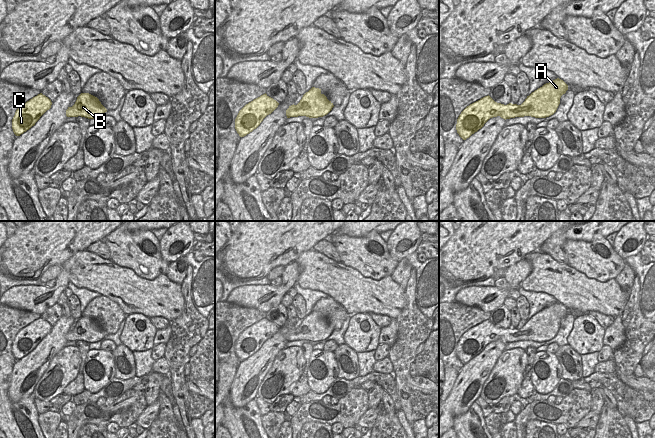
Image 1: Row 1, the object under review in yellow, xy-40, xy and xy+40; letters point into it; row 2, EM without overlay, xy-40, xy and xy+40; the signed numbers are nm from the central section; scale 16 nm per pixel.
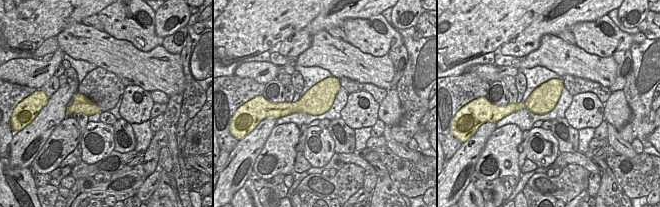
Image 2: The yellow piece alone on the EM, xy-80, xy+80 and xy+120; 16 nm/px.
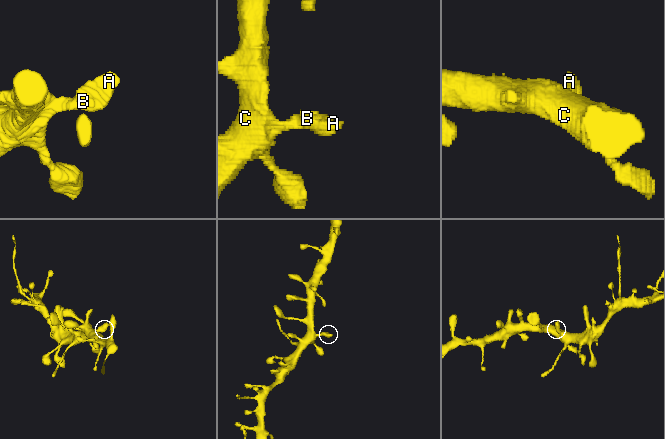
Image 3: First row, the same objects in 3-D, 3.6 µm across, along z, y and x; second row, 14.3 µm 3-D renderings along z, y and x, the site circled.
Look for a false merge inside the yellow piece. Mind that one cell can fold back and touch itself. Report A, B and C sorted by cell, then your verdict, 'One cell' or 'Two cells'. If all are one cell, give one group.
Groups: A B C. One cell.

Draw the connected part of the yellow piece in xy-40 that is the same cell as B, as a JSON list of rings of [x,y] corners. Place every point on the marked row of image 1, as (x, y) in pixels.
[[[81,93],[72,107],[66,110],[67,117],[85,117],[95,119],[103,117],[107,109],[101,104],[99,99],[89,93]]]

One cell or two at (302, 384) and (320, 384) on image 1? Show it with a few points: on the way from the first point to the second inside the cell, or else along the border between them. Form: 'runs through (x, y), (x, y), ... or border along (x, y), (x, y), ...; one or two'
border along (306, 376), (311, 390); two

